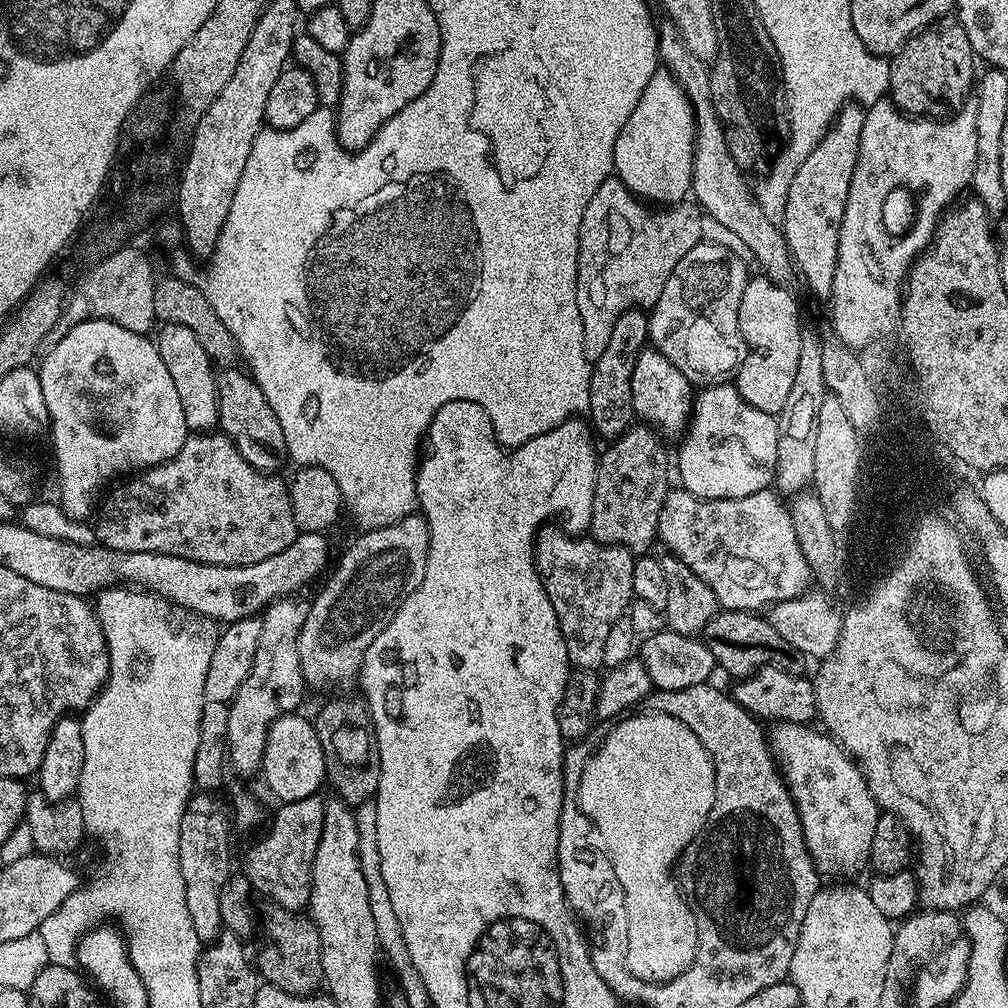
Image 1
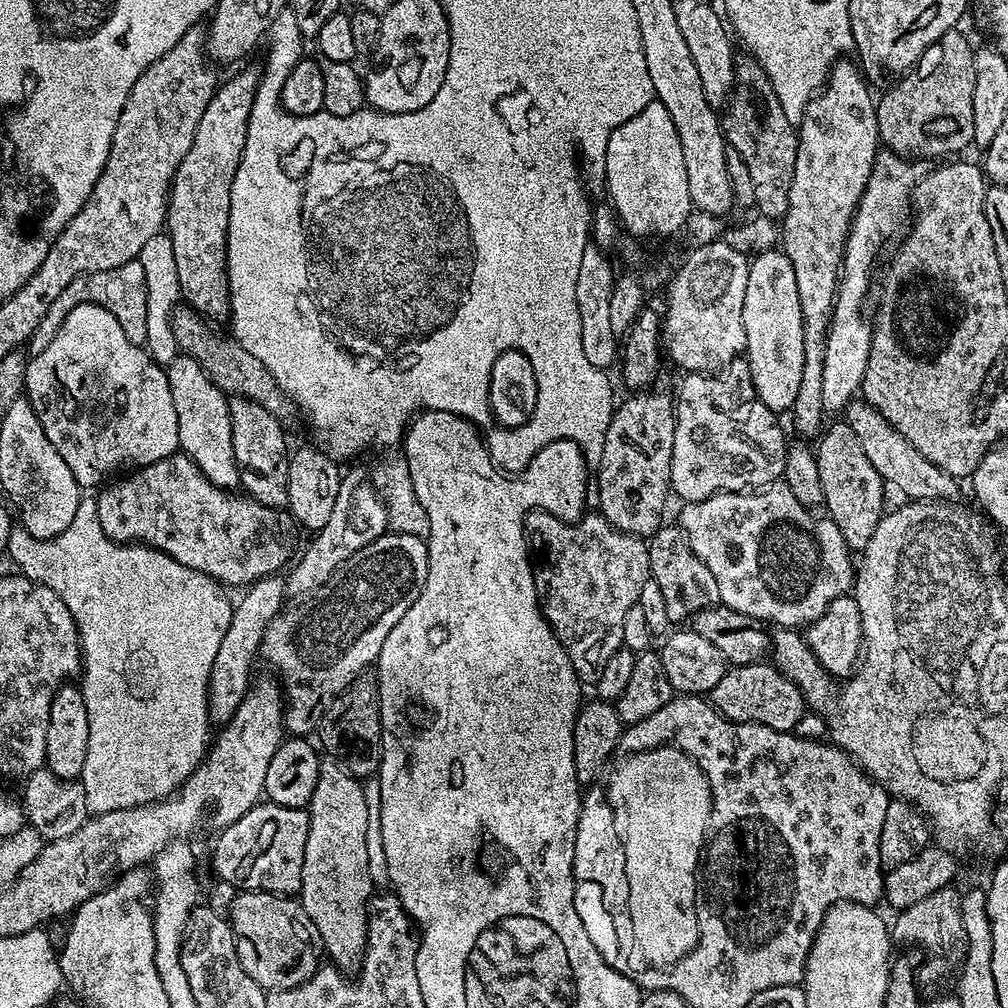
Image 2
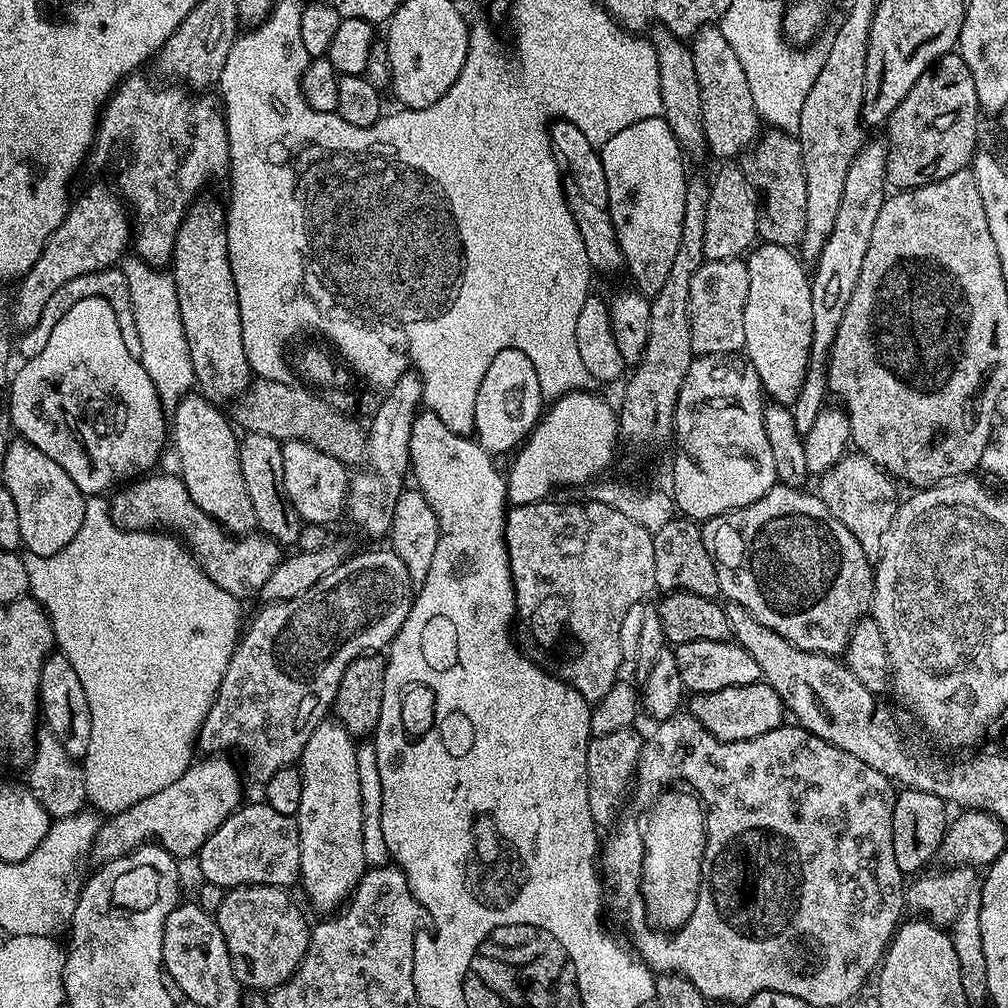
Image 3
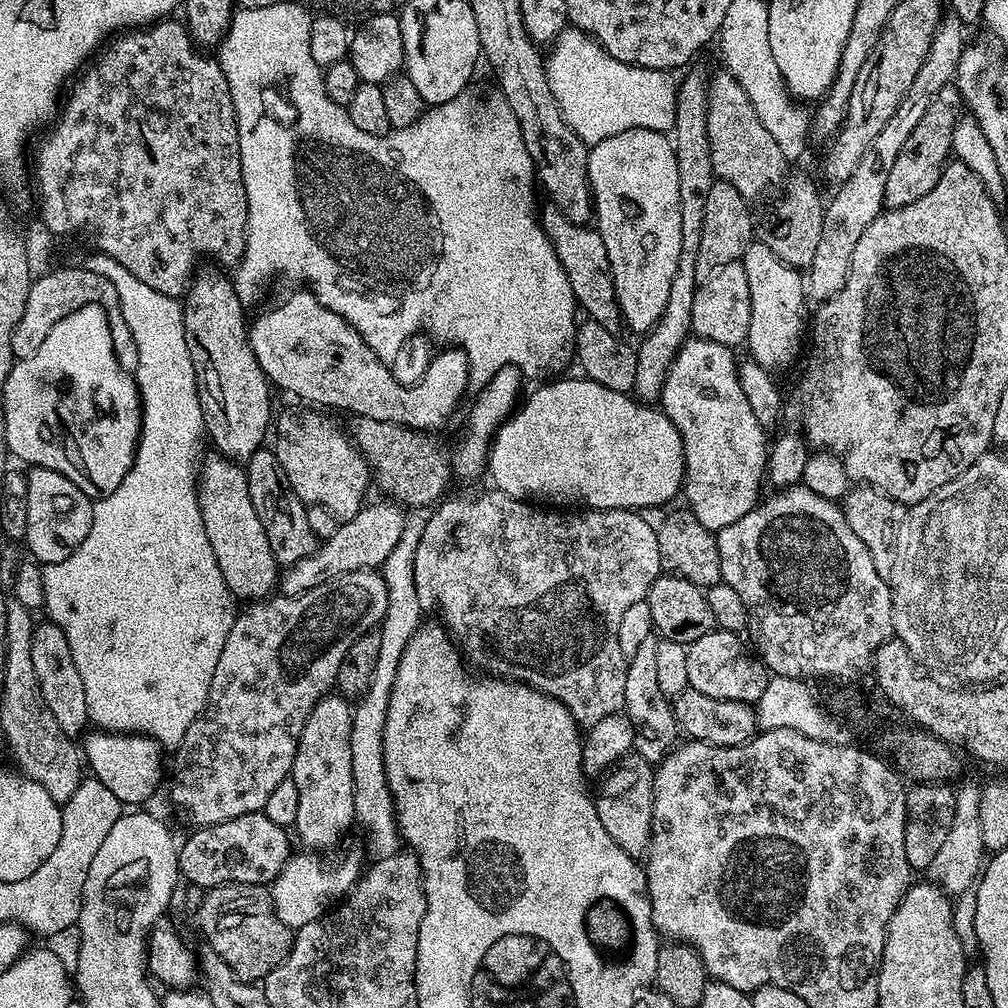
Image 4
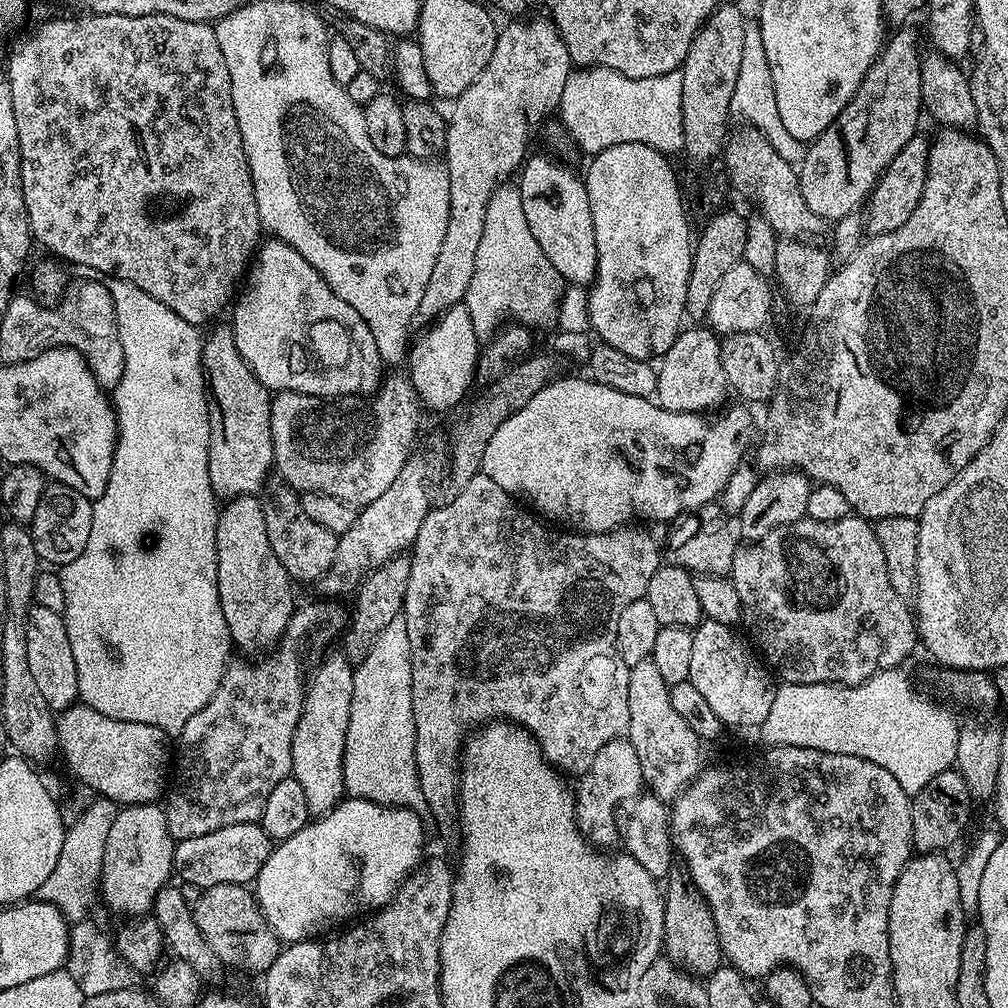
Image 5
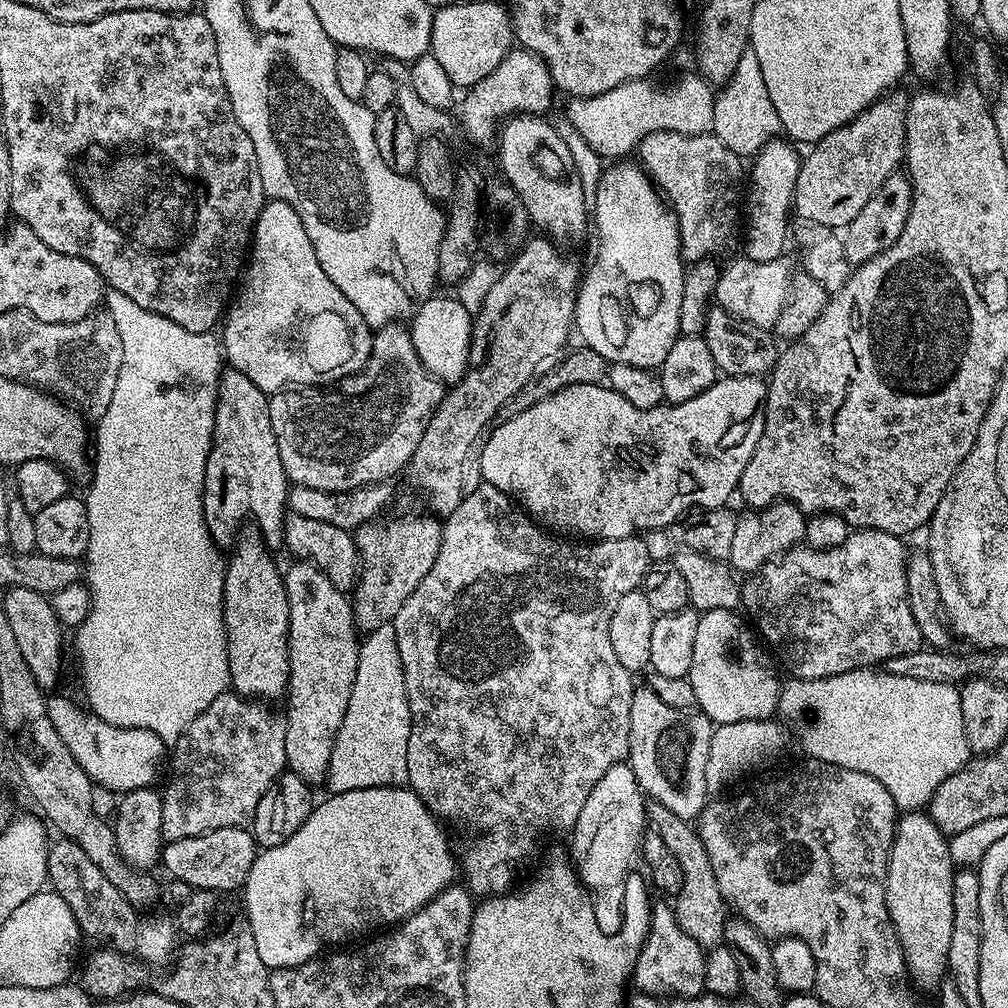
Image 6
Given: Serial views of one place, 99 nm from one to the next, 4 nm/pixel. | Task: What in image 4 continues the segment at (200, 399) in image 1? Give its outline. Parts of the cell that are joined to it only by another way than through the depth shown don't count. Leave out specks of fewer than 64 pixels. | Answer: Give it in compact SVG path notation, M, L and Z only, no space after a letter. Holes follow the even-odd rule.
M212 454L212 457L208 461L206 460L198 468L198 491L202 522L206 526L206 538L210 538L210 546L214 549L214 558L218 558L218 570L222 570L222 578L237 601L263 601L265 598L271 597L277 587L278 565L274 558L274 550L270 550L266 530L262 530L262 522L258 519L258 510L254 510L254 502L250 502L248 473L237 461L229 460L219 454Z

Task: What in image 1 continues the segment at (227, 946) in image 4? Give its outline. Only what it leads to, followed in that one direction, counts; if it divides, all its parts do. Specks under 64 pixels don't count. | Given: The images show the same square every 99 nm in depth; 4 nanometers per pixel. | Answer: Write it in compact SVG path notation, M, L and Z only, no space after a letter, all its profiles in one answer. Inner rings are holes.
M268 906L265 912L262 912L262 924L264 920L264 945L260 948L260 953L254 956L254 964L258 969L259 975L267 983L284 988L290 994L295 996L311 996L321 991L324 984L324 975L322 974L322 942L318 938L316 925L312 923L307 915L291 912L285 908Z

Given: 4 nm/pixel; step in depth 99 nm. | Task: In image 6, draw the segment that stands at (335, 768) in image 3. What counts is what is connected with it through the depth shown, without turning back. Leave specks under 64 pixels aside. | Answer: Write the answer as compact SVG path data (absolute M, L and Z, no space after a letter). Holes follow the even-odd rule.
M296 560L283 573L286 586L286 602L290 606L288 627L288 687L286 701L286 762L287 771L302 778L309 786L323 785L328 778L330 754L334 750L334 738L346 718L346 706L350 702L350 690L354 686L354 674L358 670L360 640L356 619L352 617L352 605L345 593L339 592L330 578L317 564Z

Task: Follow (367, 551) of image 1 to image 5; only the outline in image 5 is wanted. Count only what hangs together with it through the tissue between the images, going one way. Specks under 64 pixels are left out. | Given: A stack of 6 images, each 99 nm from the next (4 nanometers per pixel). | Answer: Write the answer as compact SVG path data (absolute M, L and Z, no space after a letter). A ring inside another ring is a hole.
M332 598L317 601L317 604L304 604L301 608L299 605L293 611L275 648L263 658L244 662L248 664L229 663L218 690L214 690L214 698L182 726L177 739L180 741L174 744L174 775L162 804L173 841L202 838L202 834L222 830L222 826L257 823L274 786L291 777L292 739L302 714L310 669L329 651L328 643L343 633L349 617L345 605L344 608L340 605L343 603Z

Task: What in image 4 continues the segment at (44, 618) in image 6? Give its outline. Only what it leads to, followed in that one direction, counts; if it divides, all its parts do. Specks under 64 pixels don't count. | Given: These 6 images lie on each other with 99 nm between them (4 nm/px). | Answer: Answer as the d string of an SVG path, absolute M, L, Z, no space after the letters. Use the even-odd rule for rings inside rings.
M37 623L32 630L34 674L38 674L42 698L46 698L46 706L50 706L58 726L62 726L62 734L73 738L83 737L86 732L84 727L88 728L90 721L86 690L82 690L82 674L78 674L78 666L74 666L74 654L70 654L70 642L66 642L66 634L56 624L43 623Z

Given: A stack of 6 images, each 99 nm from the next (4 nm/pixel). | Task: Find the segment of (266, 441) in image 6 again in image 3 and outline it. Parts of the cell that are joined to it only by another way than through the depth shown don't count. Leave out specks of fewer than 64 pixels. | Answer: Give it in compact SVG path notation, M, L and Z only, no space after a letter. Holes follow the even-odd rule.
M198 198L189 206L178 226L170 275L178 294L196 384L206 399L224 406L247 390L253 371L246 358L246 346L242 346L242 314L228 257L226 208L216 200L204 199Z

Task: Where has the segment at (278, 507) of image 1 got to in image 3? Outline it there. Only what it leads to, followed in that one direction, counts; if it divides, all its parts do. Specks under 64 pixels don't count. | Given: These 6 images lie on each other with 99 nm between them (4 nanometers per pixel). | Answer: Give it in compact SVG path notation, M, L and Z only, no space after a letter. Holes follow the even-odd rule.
M145 475L135 482L121 487L119 489L121 492L116 497L111 497L108 512L112 516L112 521L116 523L116 527L125 528L131 532L163 530L169 534L175 534L183 541L188 551L199 560L200 569L207 574L210 582L214 582L214 586L222 586L222 590L226 590L226 594L235 596L241 602L247 601L247 596L259 597L262 586L266 586L266 578L270 578L270 574L274 574L274 566L280 564L282 559L281 545L263 534L236 535L225 532L224 527L217 520L207 516L194 502L194 498L190 498L184 481L180 479L179 475L152 475Z

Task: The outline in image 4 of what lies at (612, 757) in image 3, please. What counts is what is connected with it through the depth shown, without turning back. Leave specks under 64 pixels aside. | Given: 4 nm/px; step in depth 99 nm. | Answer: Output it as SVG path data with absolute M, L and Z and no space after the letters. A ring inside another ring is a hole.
M629 754L599 781L600 793L597 791L594 796L598 822L602 822L606 834L610 834L626 854L637 858L647 853L652 842L655 777L653 765L638 755Z

